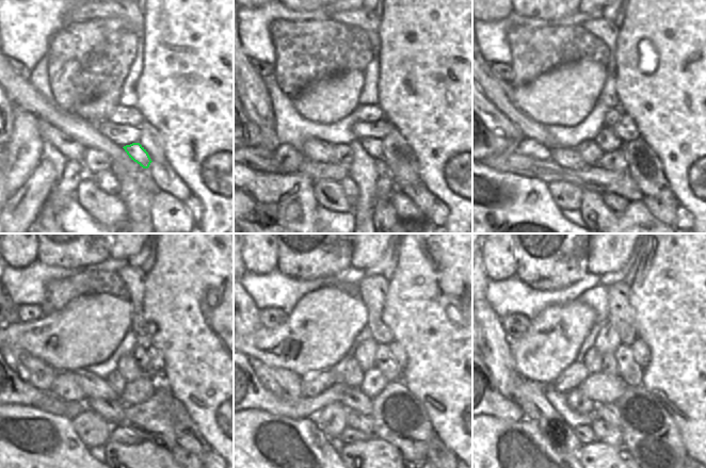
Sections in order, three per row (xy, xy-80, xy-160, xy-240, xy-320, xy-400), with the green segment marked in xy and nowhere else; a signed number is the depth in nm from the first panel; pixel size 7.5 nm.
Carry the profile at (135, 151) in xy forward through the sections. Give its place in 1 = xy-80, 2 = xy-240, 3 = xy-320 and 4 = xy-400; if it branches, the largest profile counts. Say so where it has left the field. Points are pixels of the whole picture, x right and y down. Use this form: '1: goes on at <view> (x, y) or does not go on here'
1: goes on at xy-80 (373, 147)
2: goes on at xy-240 (128, 367)
3: goes on at xy-320 (365, 353)
4: goes on at xy-400 (607, 341)

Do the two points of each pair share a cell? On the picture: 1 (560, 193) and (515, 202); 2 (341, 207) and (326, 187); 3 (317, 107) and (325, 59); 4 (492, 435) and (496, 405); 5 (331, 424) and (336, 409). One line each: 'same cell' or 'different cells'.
1: different cells
2: same cell
3: different cells
4: different cells
5: same cell

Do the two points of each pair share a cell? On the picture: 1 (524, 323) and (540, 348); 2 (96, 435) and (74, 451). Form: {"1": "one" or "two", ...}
{"1": "two", "2": "two"}

